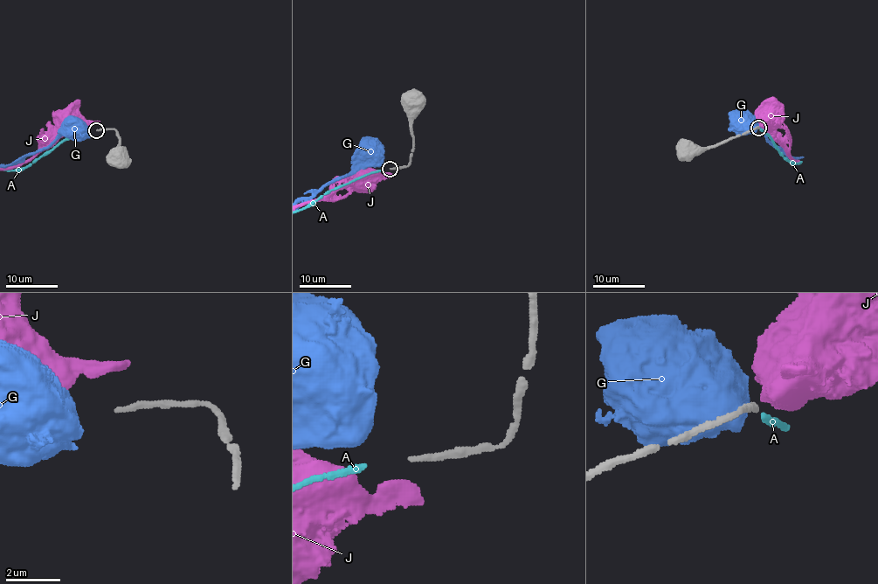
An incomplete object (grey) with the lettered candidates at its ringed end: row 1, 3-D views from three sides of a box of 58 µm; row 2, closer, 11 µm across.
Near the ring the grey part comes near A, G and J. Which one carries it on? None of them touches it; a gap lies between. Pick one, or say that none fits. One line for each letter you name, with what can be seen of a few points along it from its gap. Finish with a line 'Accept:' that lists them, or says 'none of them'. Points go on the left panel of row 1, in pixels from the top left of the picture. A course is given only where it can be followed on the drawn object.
Accept: A

